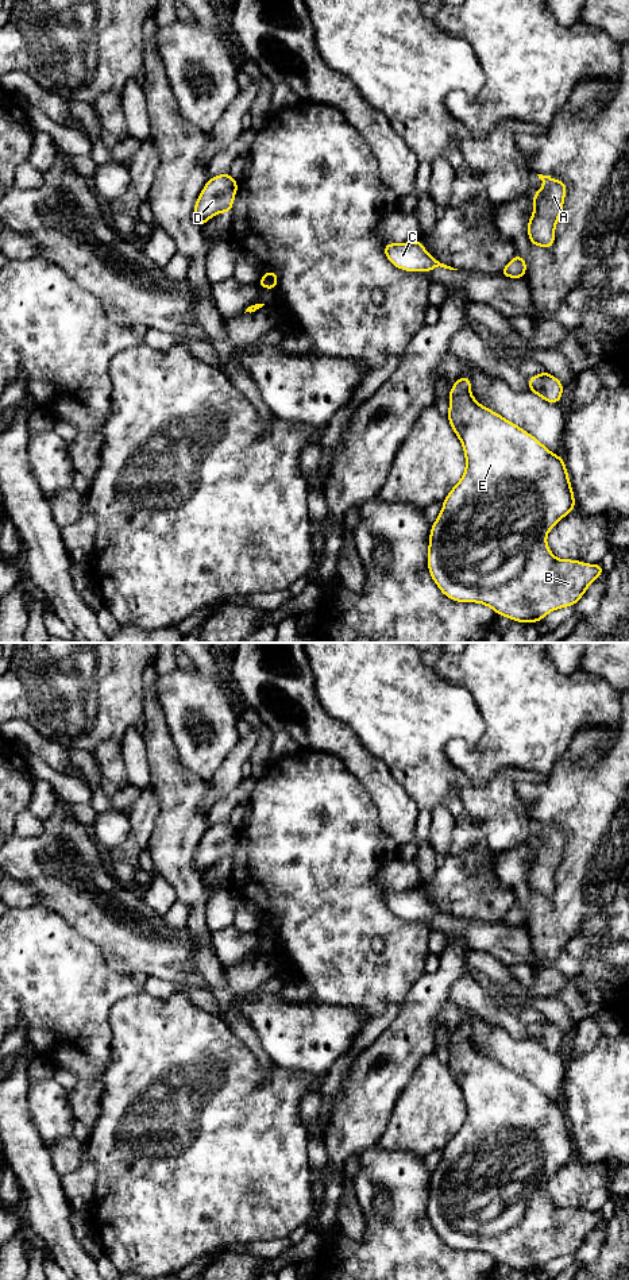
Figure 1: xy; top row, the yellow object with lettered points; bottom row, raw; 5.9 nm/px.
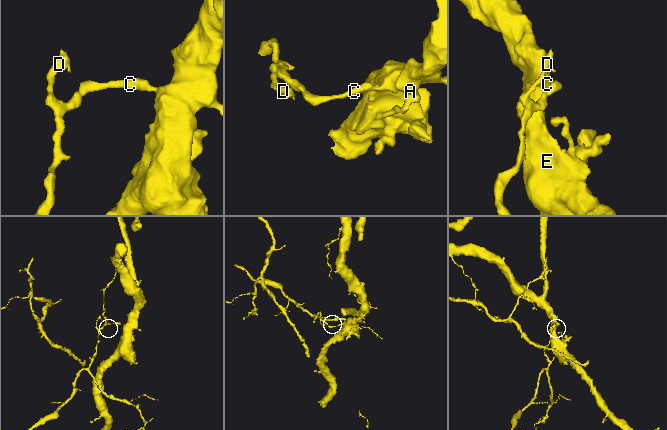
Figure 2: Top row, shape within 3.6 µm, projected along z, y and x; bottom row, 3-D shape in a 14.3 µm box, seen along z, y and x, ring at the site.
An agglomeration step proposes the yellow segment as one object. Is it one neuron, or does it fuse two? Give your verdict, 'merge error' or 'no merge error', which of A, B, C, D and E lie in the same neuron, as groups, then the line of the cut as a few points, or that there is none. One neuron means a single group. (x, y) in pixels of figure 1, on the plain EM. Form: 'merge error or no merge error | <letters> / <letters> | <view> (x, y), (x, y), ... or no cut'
merge error | A B C E / D | xy (262, 925), (267, 936)

